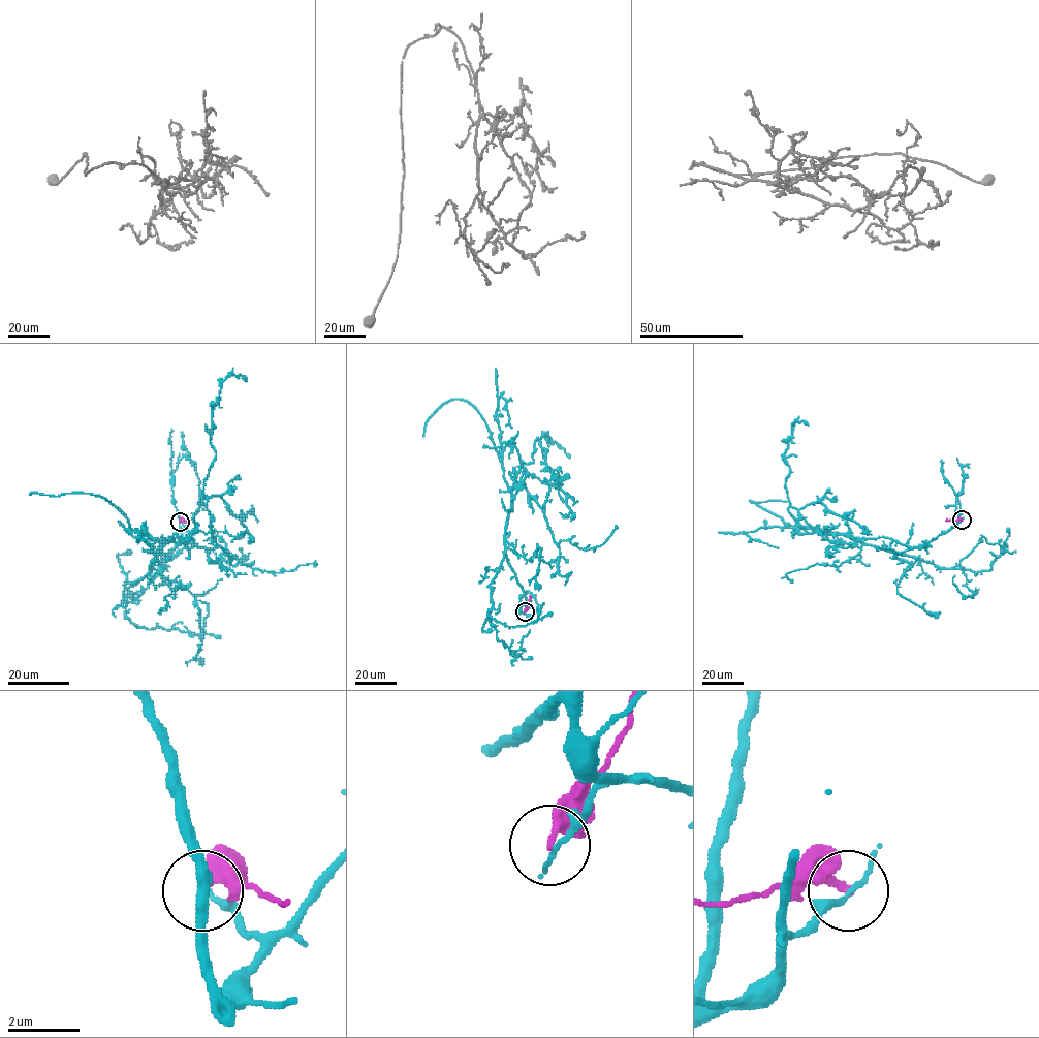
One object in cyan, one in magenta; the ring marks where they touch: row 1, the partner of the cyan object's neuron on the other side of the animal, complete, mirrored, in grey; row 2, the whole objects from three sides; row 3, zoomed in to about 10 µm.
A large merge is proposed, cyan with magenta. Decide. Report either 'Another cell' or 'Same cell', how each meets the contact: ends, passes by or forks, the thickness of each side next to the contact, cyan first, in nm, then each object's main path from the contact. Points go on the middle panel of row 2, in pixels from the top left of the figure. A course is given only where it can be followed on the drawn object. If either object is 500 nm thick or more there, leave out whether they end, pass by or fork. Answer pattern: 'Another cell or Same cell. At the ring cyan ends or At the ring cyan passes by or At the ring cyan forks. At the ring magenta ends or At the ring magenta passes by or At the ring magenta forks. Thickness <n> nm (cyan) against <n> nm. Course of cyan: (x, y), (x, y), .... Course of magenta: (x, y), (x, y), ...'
Another cell. At the ring cyan passes by. At the ring magenta ends. Thickness 120 nm (cyan) against 280 nm. Course of cyan: (525, 611), (505, 552), (511, 489), (521, 465), (533, 462), (537, 438), (548, 439), (546, 434), (569, 458). Course of magenta: (525, 611), (529, 596)

